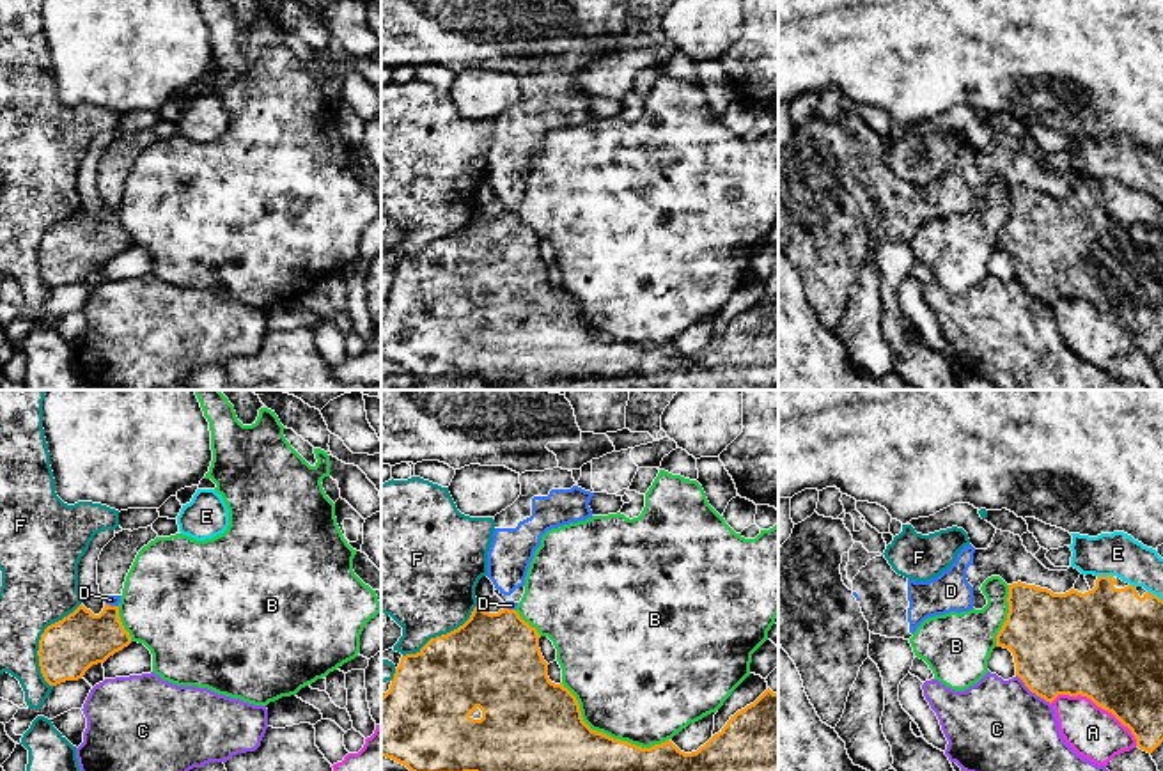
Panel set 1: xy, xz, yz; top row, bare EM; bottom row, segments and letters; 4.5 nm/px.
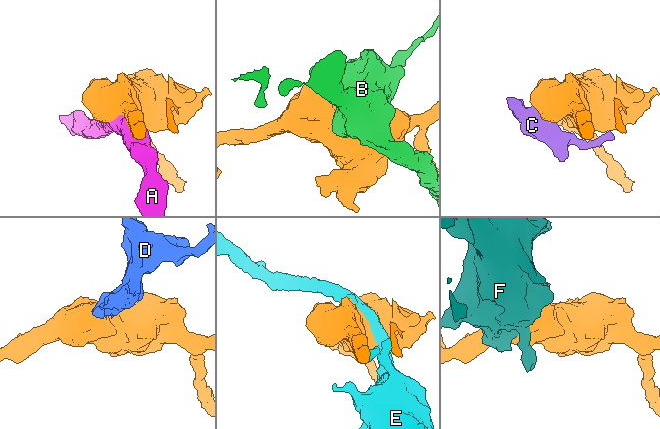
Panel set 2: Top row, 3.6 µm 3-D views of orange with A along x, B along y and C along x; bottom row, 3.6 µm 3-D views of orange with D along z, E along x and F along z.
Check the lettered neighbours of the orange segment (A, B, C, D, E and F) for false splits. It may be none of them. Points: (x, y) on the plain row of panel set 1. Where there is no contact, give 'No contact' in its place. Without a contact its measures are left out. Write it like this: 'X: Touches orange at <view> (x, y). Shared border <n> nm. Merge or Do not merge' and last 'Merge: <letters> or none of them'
A: Touches orange at yz (1098, 309). Shared border 440 nm. Do not merge
B: Touches orange at xz (608, 339). Shared border 550 nm. Do not merge
C: Touches orange at yz (1032, 295). Shared border 220 nm. Do not merge
D: Touches orange at xy (112, 210). Shared border 70 nm. Do not merge
E: Touches orange at yz (1105, 179). Shared border 70 nm. Do not merge
F: Touches orange at xy (39, 243). Shared border 400 nm. Do not merge
Merge: none of them

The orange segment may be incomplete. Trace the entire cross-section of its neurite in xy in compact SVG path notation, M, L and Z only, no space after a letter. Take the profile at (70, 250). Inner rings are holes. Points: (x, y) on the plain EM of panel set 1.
M105 206L103 214L94 218L80 207L41 238L41 276L50 289L78 284L92 268L105 266L129 246L131 239L121 225L119 209Z

